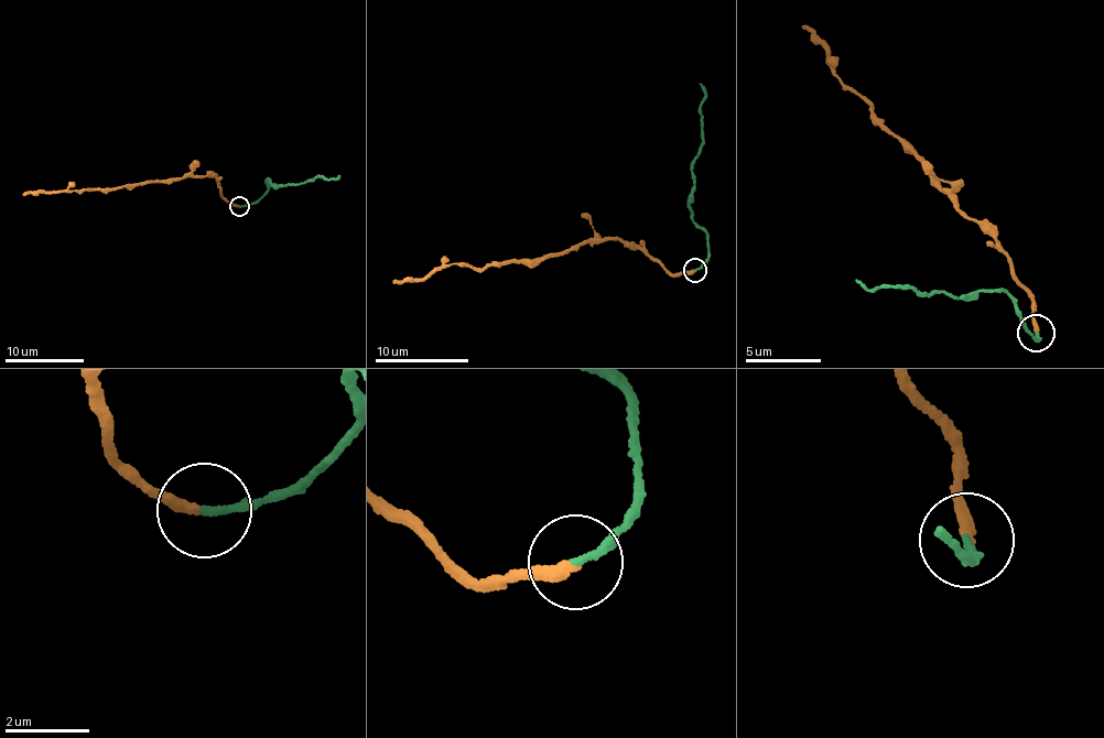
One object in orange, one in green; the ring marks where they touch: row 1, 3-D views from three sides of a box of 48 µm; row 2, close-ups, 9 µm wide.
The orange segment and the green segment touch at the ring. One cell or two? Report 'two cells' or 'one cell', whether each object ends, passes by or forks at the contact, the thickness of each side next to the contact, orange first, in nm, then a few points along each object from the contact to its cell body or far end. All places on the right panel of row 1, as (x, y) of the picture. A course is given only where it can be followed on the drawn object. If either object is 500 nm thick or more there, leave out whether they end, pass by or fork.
one cell; orange ends there; green ends there; 280 nm thick on the orange side, 190 nm on the other; orange runs (1034, 330), (1032, 299), (1012, 272), (1012, 258), (960, 208), (864, 100), (825, 64), (826, 47), (803, 26); green runs (1036, 333), (1013, 300), (995, 289), (965, 296), (904, 288), (877, 290), (857, 278)

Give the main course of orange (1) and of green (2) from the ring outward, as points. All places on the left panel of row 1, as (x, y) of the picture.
1: (238, 206), (223, 196), (219, 181), (199, 175), (87, 191), (24, 194)
2: (239, 206), (260, 198), (267, 191), (268, 180), (276, 186), (294, 185), (322, 176), (328, 181), (338, 174)

